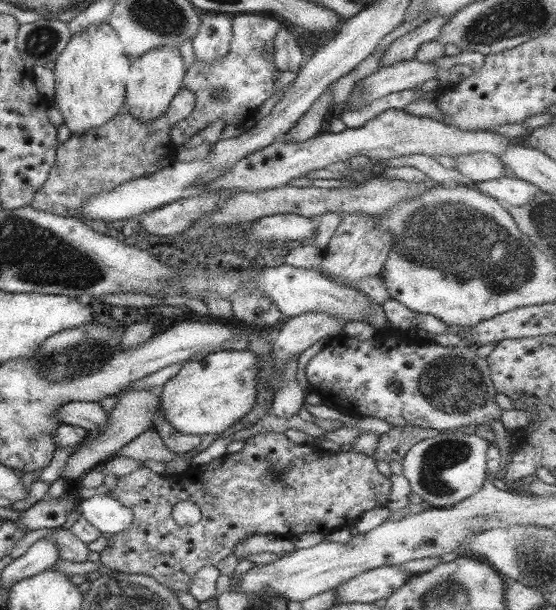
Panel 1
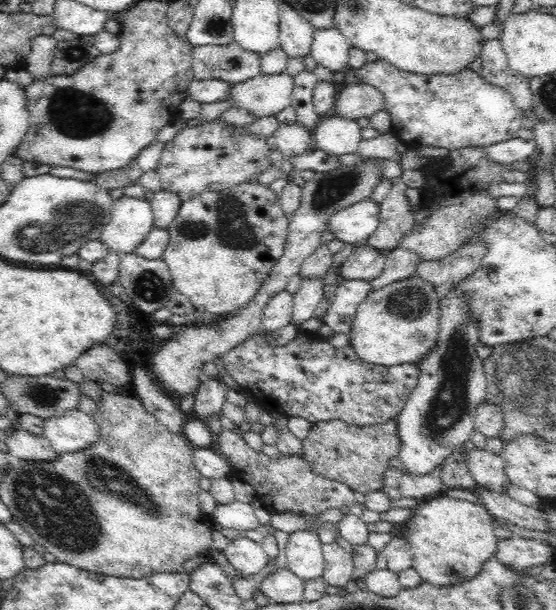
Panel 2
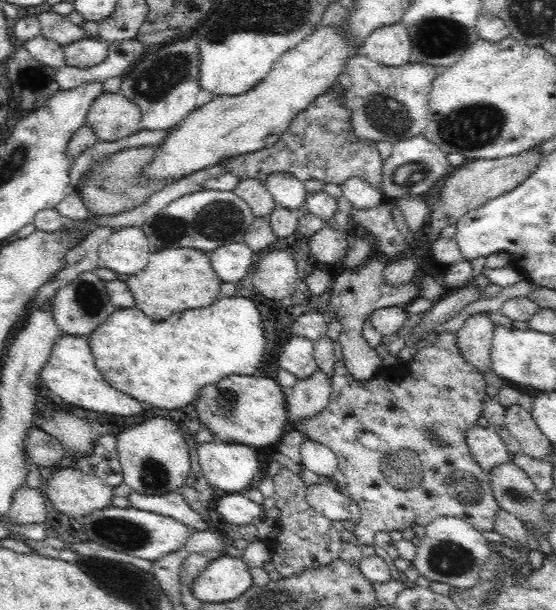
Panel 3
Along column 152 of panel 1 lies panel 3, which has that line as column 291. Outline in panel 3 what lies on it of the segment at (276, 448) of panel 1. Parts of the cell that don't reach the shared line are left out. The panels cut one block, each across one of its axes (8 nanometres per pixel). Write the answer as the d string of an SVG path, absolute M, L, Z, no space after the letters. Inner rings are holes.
M286 467L277 472L274 479L274 502L280 510L278 526L280 532L276 539L266 543L272 553L272 566L283 578L292 578L308 568L328 566L332 560L338 560L342 550L343 540L335 530L333 522L312 509L306 501L307 484L298 475Z

